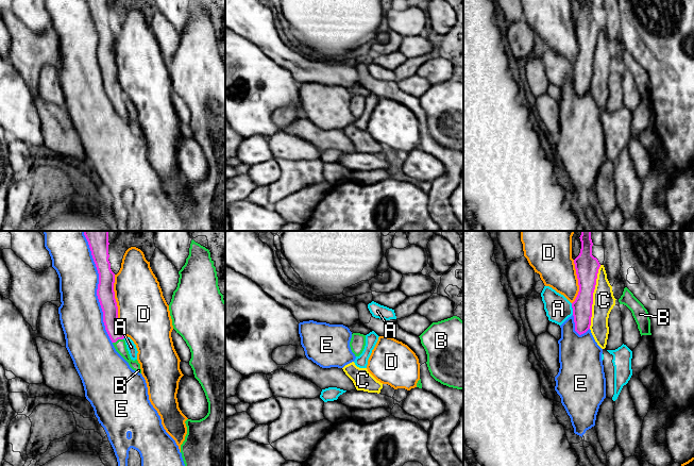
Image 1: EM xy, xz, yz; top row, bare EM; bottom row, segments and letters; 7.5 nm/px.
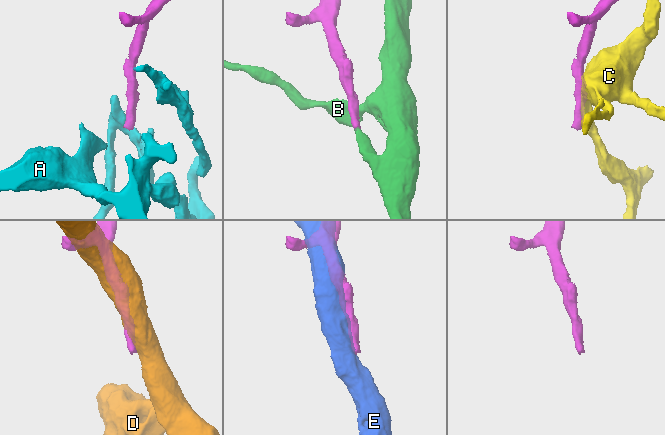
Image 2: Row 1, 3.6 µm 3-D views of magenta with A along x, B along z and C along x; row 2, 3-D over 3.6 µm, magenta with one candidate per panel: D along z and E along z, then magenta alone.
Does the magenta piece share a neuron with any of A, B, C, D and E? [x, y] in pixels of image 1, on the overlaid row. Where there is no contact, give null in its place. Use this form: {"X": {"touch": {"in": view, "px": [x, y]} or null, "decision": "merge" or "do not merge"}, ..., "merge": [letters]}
{"A": {"touch": {"in": "yz", "px": [573, 312]}, "decision": "do not merge"}, "B": {"touch": {"in": "xy", "px": [117, 339]}, "decision": "merge"}, "C": {"touch": {"in": "yz", "px": [592, 297]}, "decision": "do not merge"}, "D": {"touch": {"in": "xy", "px": [116, 304]}, "decision": "do not merge"}, "E": {"touch": {"in": "xy", "px": [98, 287]}, "decision": "do not merge"}, "merge": ["B"]}

